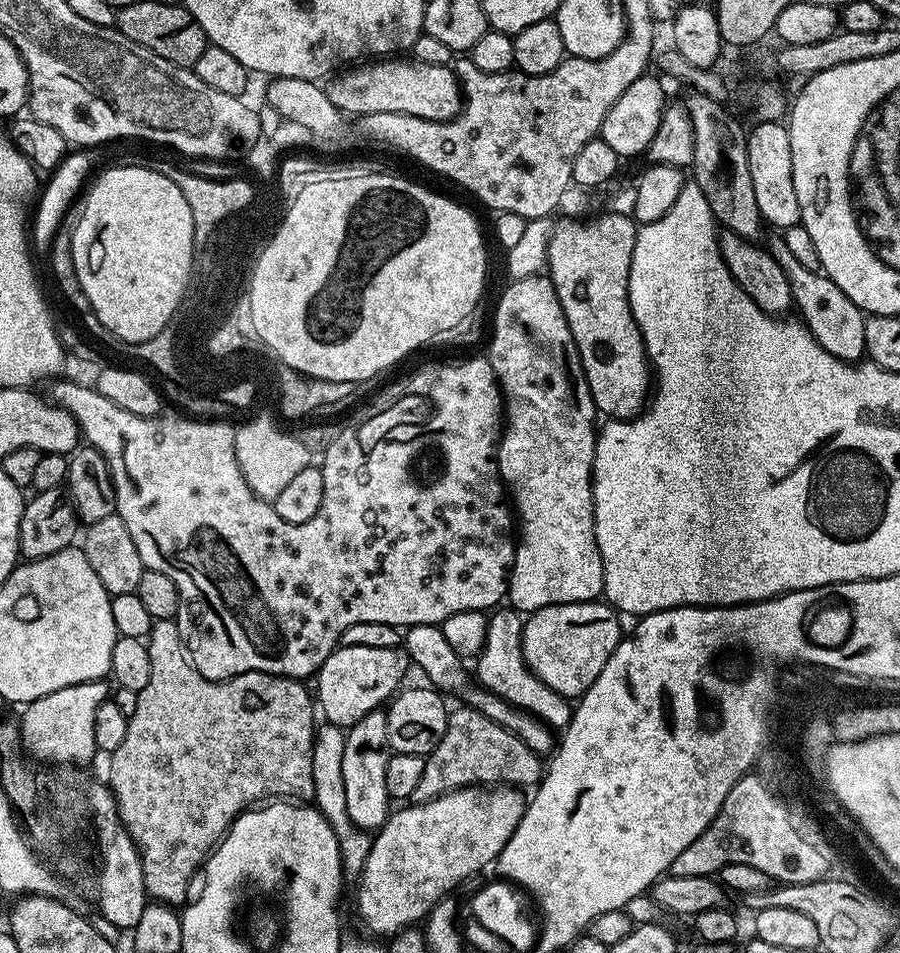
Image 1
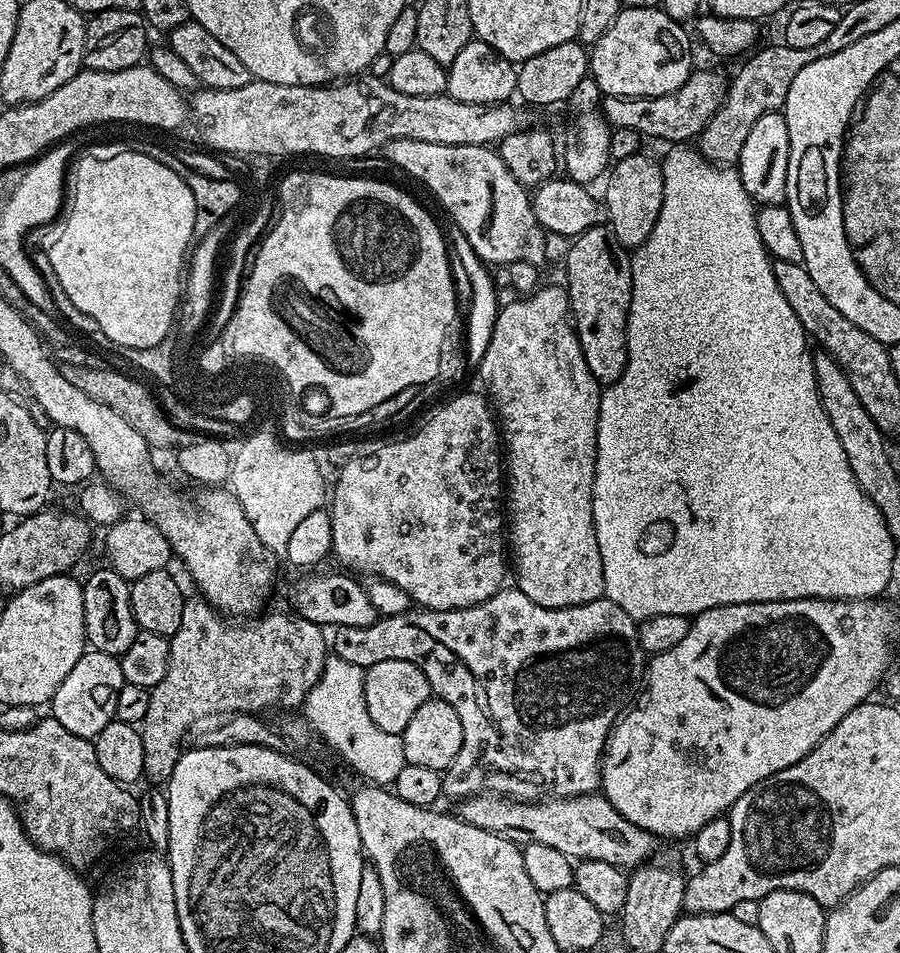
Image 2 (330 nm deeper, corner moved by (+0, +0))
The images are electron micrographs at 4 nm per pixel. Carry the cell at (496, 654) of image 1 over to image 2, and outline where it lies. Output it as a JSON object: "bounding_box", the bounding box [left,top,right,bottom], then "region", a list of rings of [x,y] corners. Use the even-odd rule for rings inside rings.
{"bounding_box":[330,586,646,802],"region":[[[505,586],[499,592],[495,592],[486,602],[476,604],[473,608],[459,608],[449,612],[433,612],[431,610],[409,610],[393,616],[380,616],[370,626],[342,626],[335,629],[330,636],[331,651],[342,662],[350,662],[350,666],[358,666],[367,670],[378,662],[390,662],[391,660],[405,660],[414,662],[422,674],[430,682],[433,693],[439,699],[445,700],[462,718],[462,750],[458,758],[443,773],[443,795],[449,796],[455,802],[463,802],[470,796],[483,793],[492,776],[492,771],[497,768],[500,772],[536,772],[536,776],[544,784],[552,787],[551,795],[561,796],[587,796],[595,793],[602,784],[602,761],[604,759],[604,745],[608,743],[608,733],[612,731],[617,720],[620,719],[629,703],[628,695],[636,684],[636,679],[641,679],[646,668],[646,654],[640,648],[640,634],[637,621],[632,619],[622,606],[610,602],[606,598],[586,602],[569,608],[543,608],[538,606],[526,594],[522,594],[515,586]]]}

